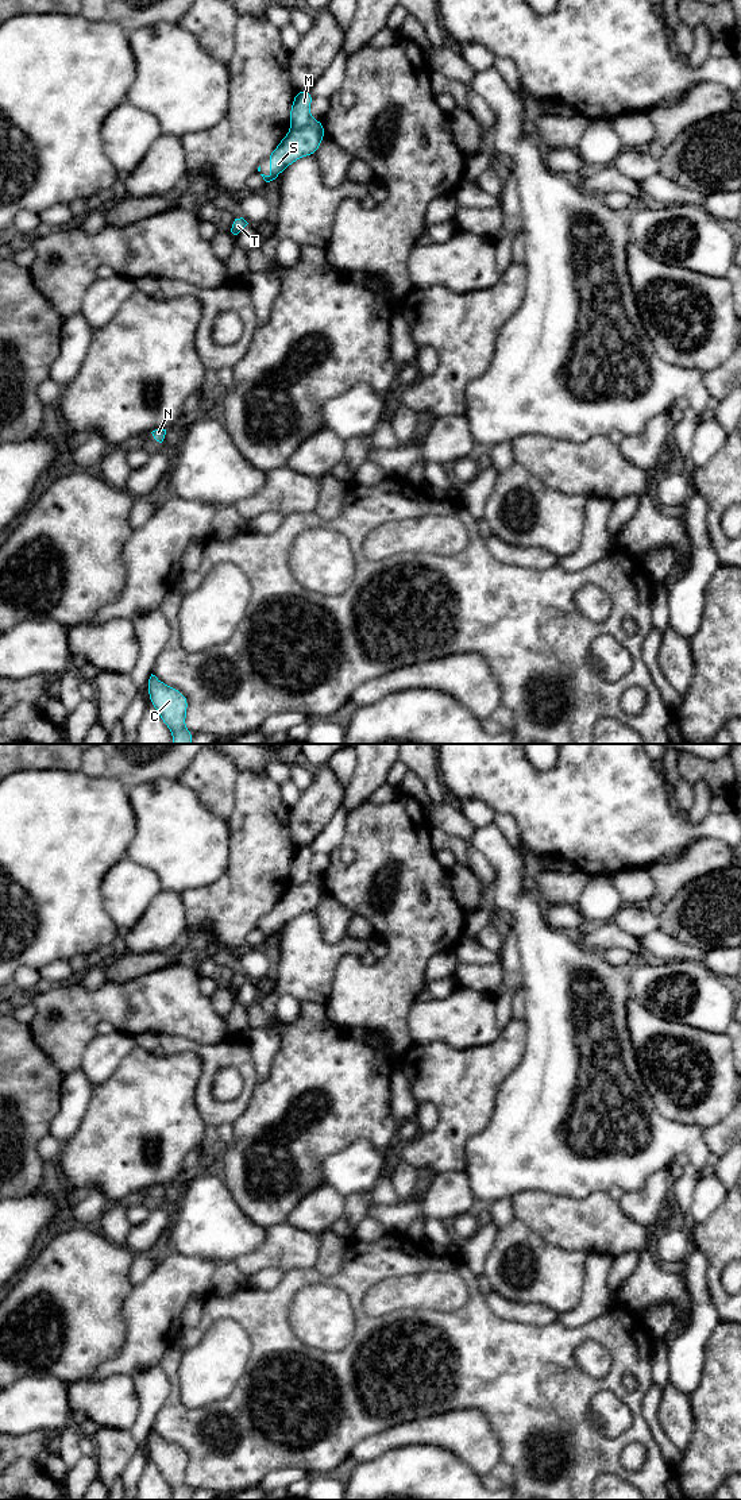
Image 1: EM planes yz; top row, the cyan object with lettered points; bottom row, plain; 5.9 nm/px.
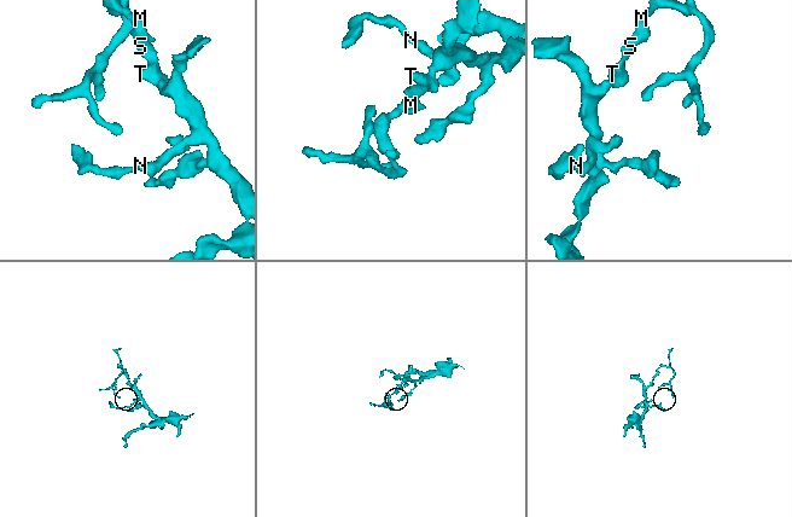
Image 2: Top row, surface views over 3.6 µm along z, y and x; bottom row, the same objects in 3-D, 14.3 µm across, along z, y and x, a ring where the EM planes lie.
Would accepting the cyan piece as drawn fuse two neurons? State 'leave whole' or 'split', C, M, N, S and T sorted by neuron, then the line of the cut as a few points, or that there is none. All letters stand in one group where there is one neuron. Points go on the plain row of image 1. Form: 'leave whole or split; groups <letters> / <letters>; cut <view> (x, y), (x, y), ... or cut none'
split; groups C N S T / M; cut yz (311, 875), (301, 883), (292, 886)

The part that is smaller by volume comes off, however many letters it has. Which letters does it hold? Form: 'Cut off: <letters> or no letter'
Cut off: M

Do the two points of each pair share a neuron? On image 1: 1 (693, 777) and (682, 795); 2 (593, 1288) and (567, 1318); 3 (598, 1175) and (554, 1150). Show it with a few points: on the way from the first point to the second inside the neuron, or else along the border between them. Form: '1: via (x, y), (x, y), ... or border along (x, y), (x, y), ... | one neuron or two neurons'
1: border along (676, 758), (678, 772), (693, 787) | two neurons
2: via (593, 1296), (575, 1315) | one neuron
3: via (587, 1164), (572, 1159), (564, 1150) | one neuron

